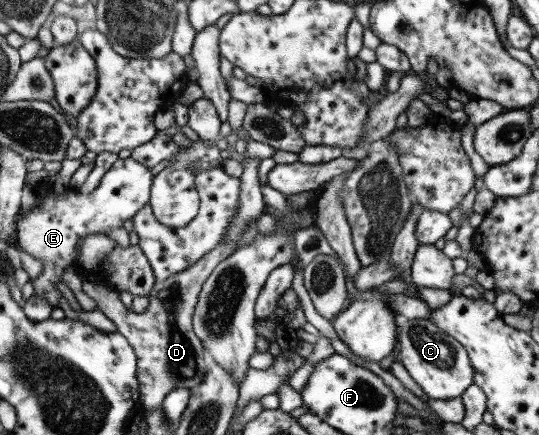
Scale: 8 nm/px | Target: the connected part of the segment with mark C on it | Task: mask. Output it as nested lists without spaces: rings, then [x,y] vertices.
[[[397,315],[396,339],[400,345],[399,359],[411,379],[430,399],[449,399],[460,395],[473,383],[468,355],[463,346],[450,335],[437,329],[426,319],[407,319]]]

